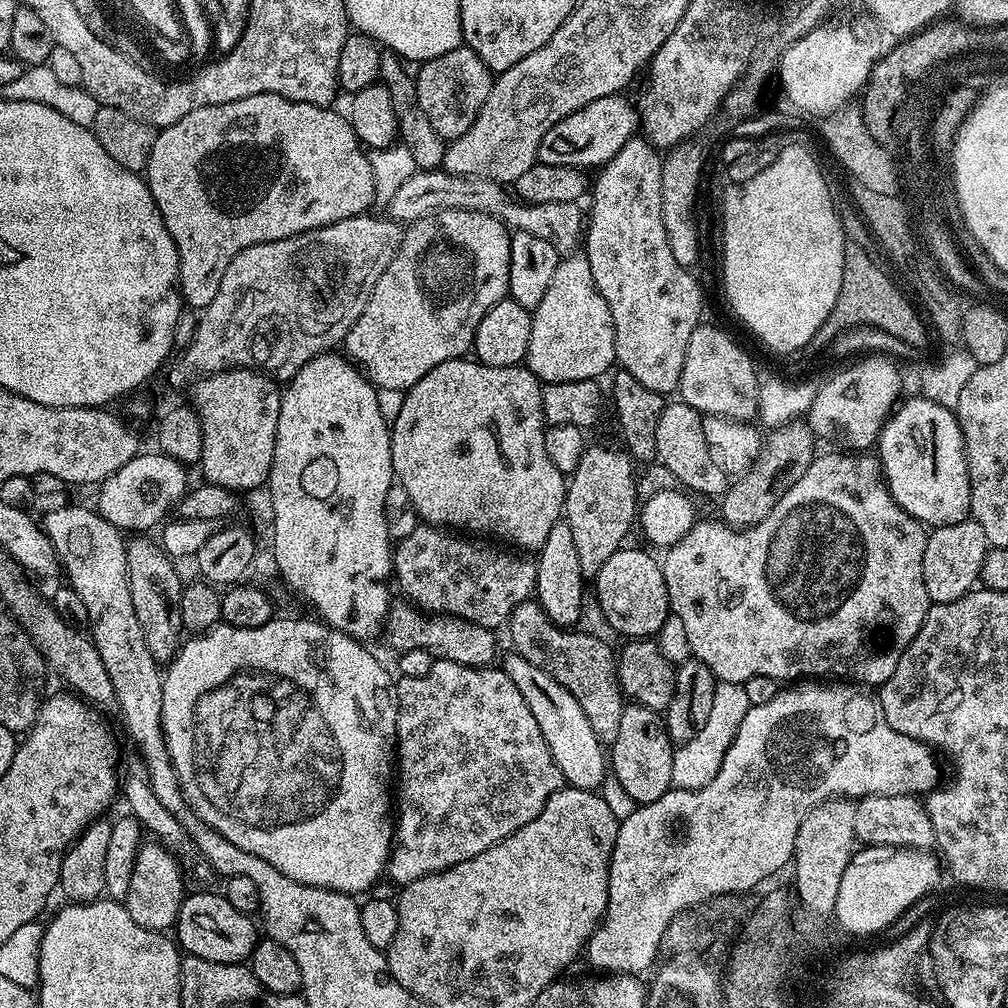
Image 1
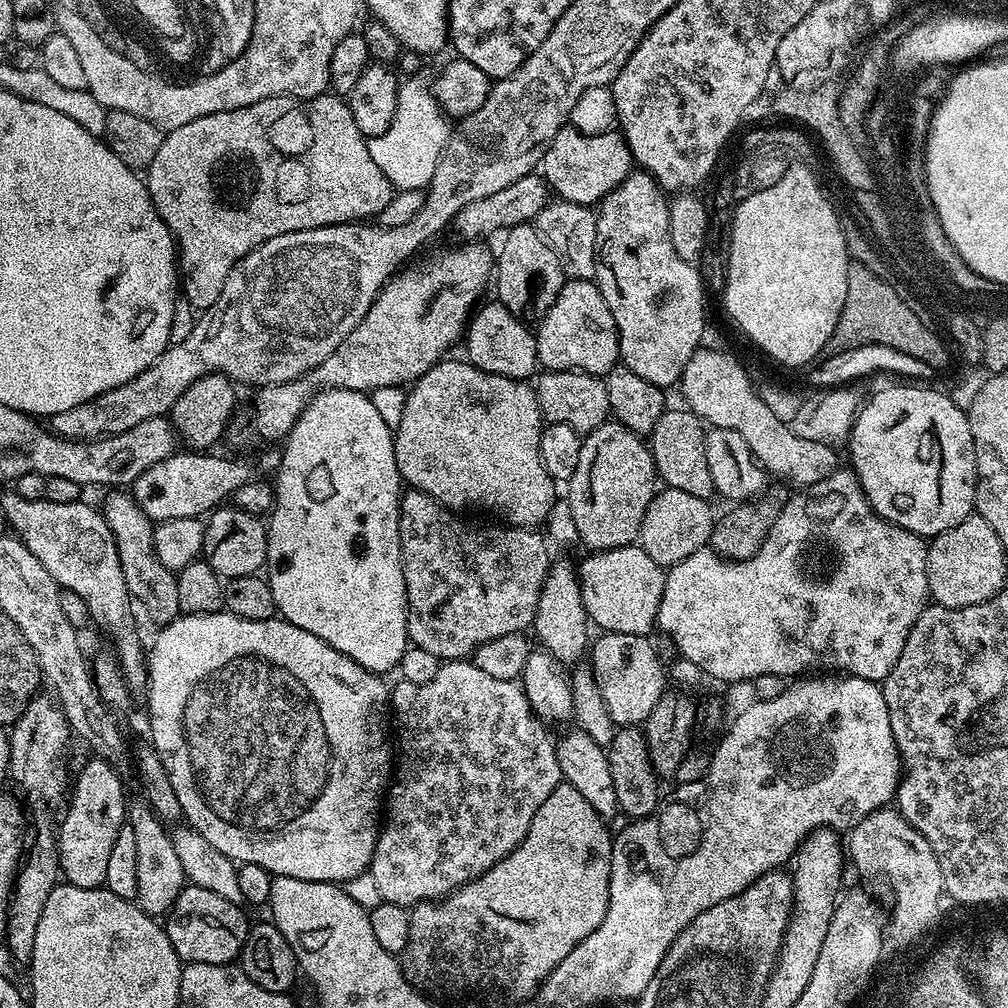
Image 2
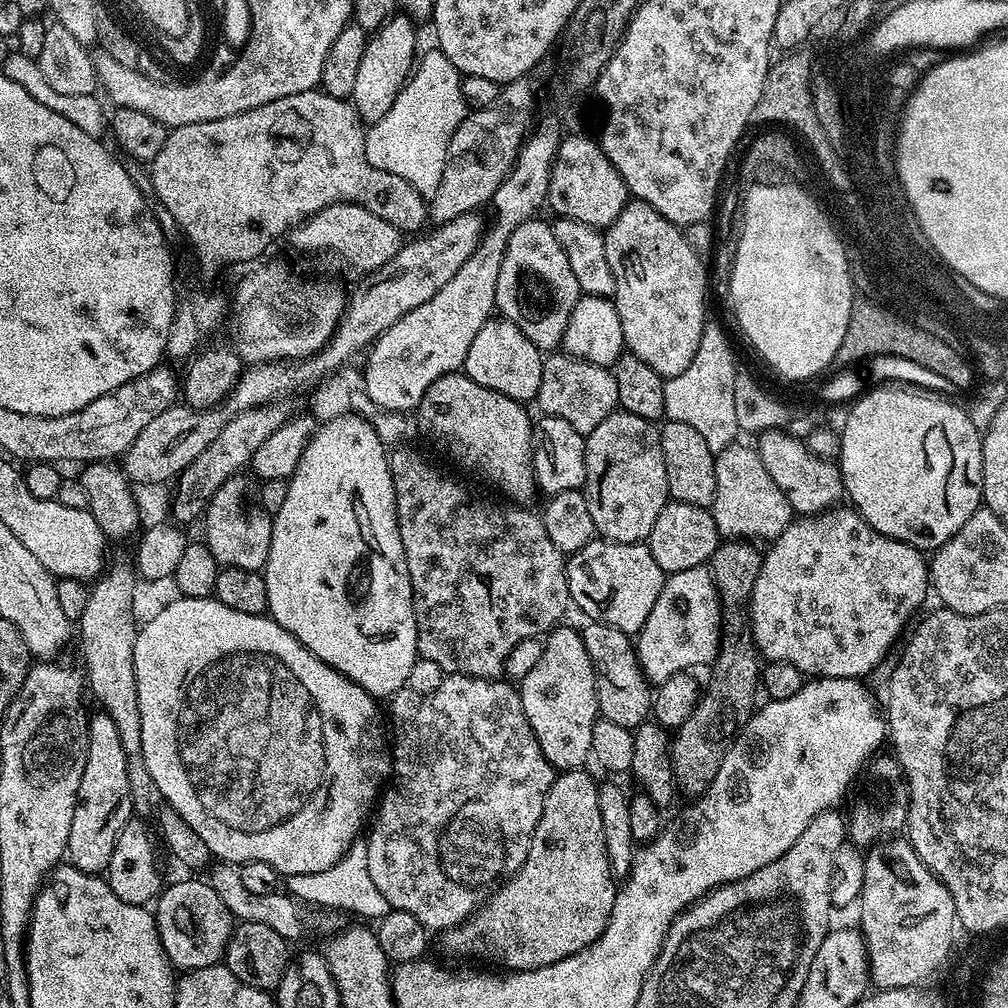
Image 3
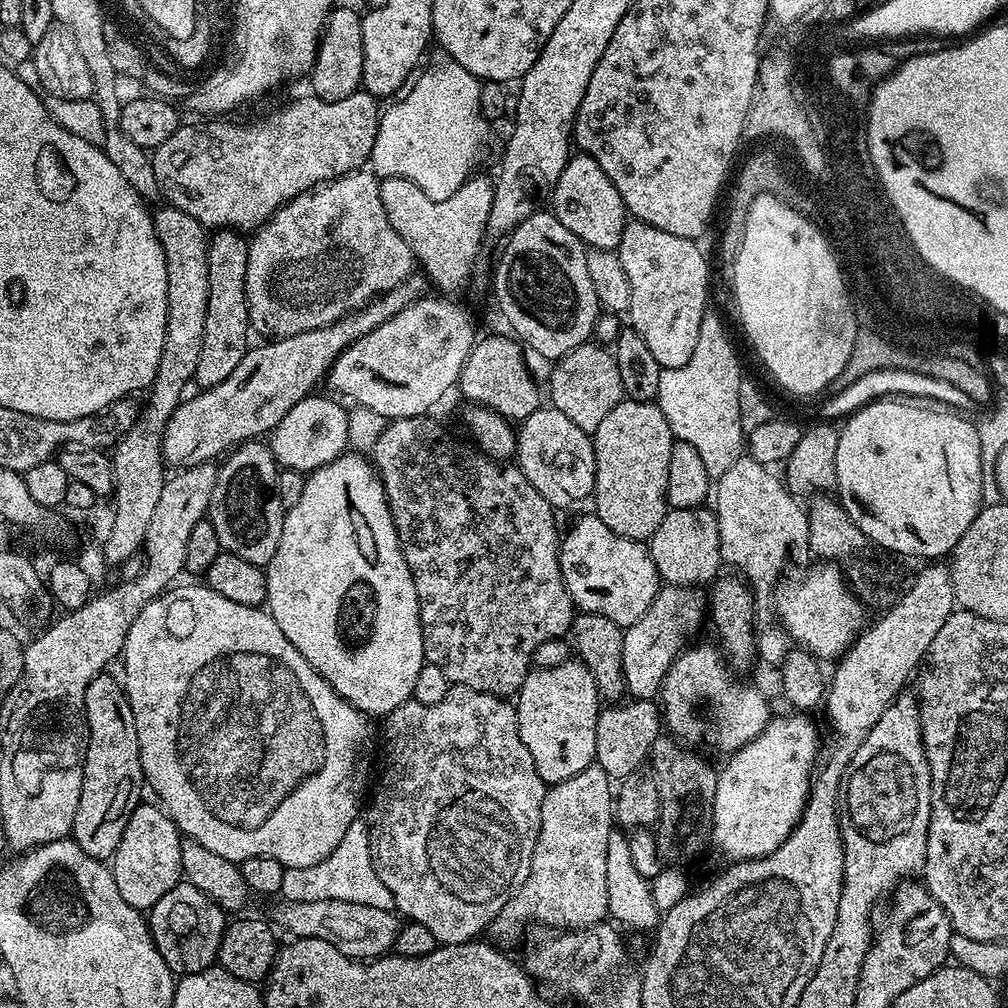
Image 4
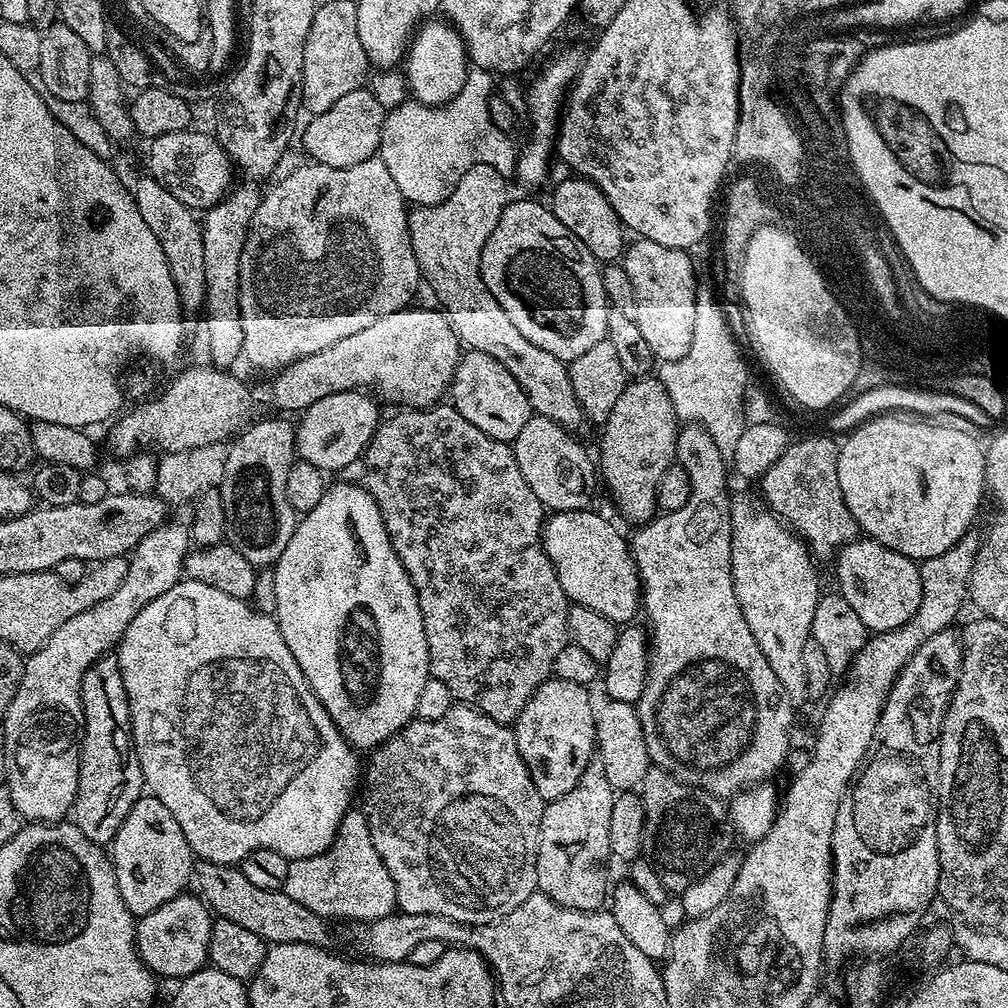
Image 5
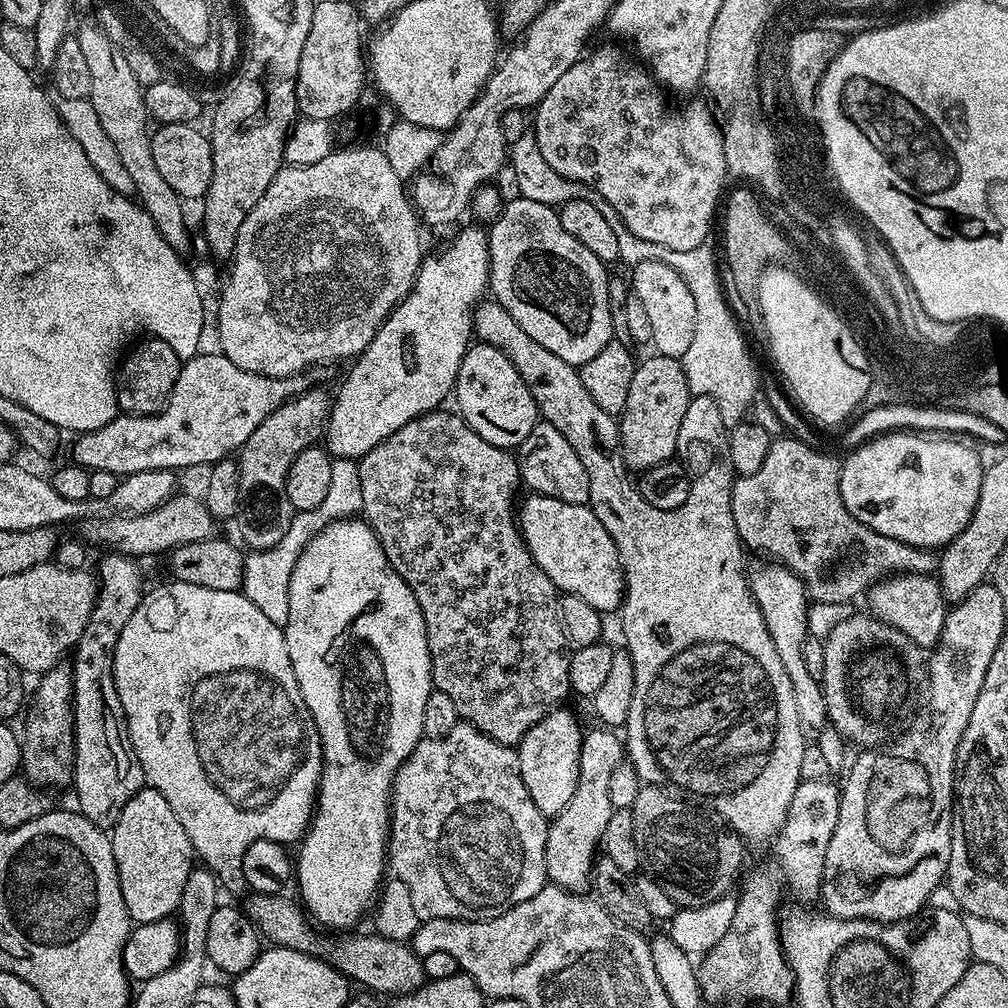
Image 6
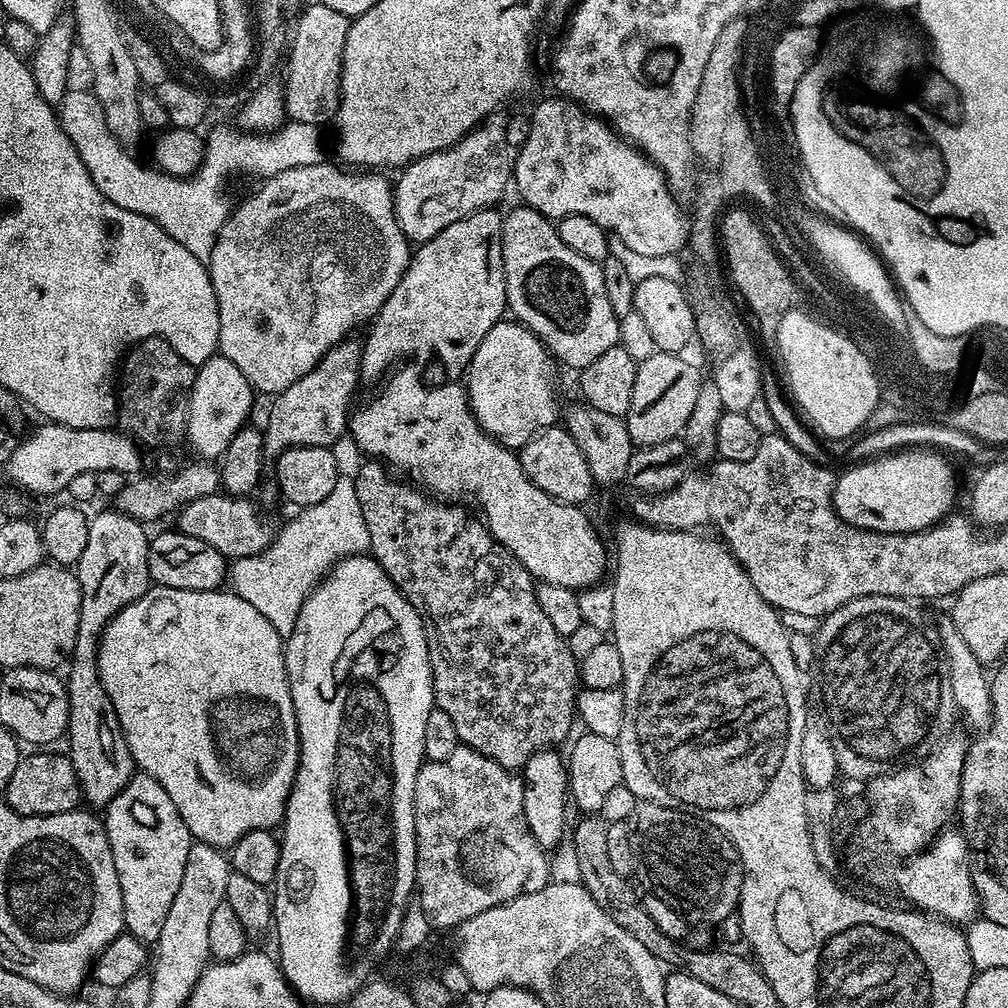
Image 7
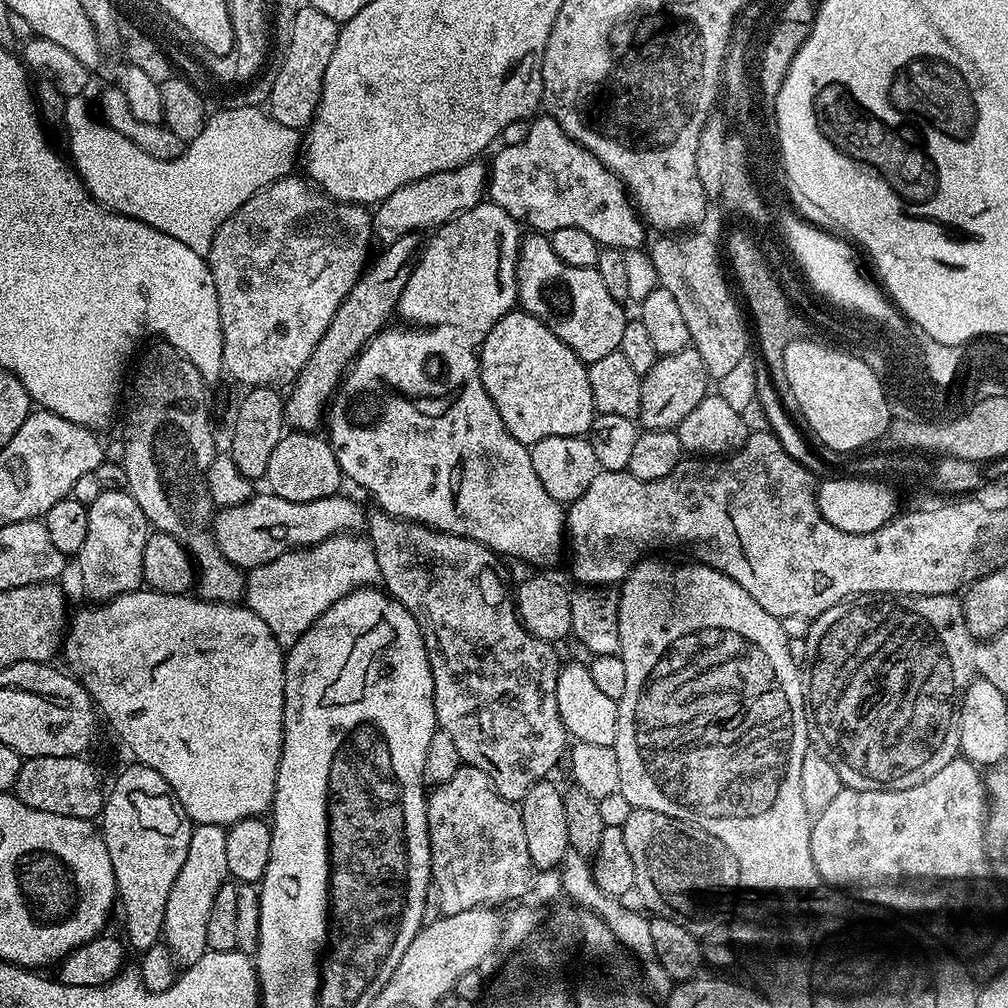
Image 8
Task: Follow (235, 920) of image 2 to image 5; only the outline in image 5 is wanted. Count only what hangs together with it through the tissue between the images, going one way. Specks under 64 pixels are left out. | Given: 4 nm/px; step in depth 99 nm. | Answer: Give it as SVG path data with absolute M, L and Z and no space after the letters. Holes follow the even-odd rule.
M181 894L162 902L158 910L136 920L136 948L153 976L169 976L173 982L184 980L209 963L210 930L214 916L207 904L195 894Z

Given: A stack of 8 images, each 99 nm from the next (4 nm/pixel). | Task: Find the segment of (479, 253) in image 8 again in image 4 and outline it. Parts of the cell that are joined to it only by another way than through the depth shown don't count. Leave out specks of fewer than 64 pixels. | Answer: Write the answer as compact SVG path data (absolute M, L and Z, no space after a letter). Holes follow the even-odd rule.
M313 394L302 398L302 402L298 402L298 406L289 410L286 413L286 418L282 418L282 422L278 422L278 426L274 426L267 437L268 449L274 454L277 465L281 469L293 468L307 474L334 462L339 456L345 455L346 449L349 447L348 408L345 405L340 405L339 399L336 399L337 401L327 400L326 397L320 395Z

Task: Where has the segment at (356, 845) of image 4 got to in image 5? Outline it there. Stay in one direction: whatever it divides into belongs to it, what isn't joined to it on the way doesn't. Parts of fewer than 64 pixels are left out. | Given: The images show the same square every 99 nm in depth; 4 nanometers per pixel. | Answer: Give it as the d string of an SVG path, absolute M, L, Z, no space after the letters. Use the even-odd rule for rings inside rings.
M351 808L343 816L342 822L336 831L336 838L328 851L322 855L314 855L310 858L300 858L289 861L286 872L286 882L281 891L289 895L294 902L301 903L306 909L313 911L319 916L334 920L339 912L350 914L354 920L361 923L372 923L378 918L393 915L398 908L397 887L390 872L378 857L374 849L373 839L370 838L368 817L358 808Z

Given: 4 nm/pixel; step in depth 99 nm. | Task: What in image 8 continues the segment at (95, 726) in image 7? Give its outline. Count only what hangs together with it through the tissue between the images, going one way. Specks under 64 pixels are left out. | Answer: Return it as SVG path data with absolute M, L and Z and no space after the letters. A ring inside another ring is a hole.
M105 491L94 498L88 507L86 540L78 560L80 560L80 584L92 602L107 602L116 596L137 591L144 584L142 570L142 550L150 535L150 525L142 506L134 502L132 493L125 491Z

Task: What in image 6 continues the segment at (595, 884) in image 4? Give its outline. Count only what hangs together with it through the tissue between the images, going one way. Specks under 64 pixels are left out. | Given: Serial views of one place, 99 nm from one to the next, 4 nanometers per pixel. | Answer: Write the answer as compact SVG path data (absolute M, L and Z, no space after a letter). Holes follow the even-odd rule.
M595 726L584 732L578 758L579 782L574 786L574 798L566 802L566 810L551 817L546 834L546 874L557 888L577 894L588 888L593 879L593 863L597 859L600 839L614 811L610 802L610 777L626 756L624 741L613 729Z

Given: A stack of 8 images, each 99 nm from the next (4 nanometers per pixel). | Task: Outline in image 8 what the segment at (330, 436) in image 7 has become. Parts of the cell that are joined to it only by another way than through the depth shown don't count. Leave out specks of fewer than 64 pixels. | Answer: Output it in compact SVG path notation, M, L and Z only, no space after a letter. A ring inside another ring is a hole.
M407 232L383 249L380 257L367 265L363 275L356 280L355 286L346 294L342 306L330 318L330 326L326 326L326 334L314 346L314 354L306 362L291 385L284 401L284 419L295 431L316 432L325 423L326 409L336 389L353 360L373 340L379 332L389 327L391 316L397 315L396 307L400 301L402 290L406 290L406 282L412 273L422 251L421 237L415 232Z

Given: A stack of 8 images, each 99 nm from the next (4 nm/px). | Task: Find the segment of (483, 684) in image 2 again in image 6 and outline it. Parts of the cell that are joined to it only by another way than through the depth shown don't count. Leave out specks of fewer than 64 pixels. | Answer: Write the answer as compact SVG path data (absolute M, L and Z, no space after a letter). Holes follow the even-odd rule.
M461 722L440 740L421 738L418 746L410 754L410 758L398 770L392 807L390 809L390 868L395 879L401 880L410 890L411 901L414 902L415 913L420 922L434 918L450 918L451 920L489 920L500 916L506 910L518 906L518 902L526 902L538 894L546 886L546 834L548 833L549 817L543 816L534 806L534 798L530 798L530 790L526 782L522 782L518 751L515 747L494 742L482 730L474 725Z

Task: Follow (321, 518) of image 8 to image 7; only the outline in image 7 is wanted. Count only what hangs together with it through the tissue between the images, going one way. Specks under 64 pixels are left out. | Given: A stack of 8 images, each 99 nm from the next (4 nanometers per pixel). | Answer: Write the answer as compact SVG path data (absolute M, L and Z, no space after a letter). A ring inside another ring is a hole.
M217 494L206 498L194 498L194 502L184 505L179 509L179 531L190 534L190 538L199 538L214 546L214 550L221 552L225 558L237 560L243 556L253 556L266 550L272 543L274 527L251 504L251 499L243 496L229 496Z

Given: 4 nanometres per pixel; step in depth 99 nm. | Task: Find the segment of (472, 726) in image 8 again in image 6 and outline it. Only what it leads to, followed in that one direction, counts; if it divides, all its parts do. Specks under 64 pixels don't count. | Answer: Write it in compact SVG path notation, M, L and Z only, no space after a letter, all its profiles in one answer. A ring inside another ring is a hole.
M444 411L428 412L425 416L406 422L406 426L390 434L390 438L378 442L374 450L360 457L360 469L356 476L362 478L362 516L378 538L390 566L398 570L406 586L410 586L414 598L418 598L418 606L426 622L426 638L432 655L432 682L435 691L446 694L453 700L461 721L482 730L487 736L494 738L494 742L516 746L547 712L553 712L555 708L561 707L565 703L564 699L570 696L572 652L560 625L558 589L554 582L550 582L550 578L546 578L546 574L542 574L538 562L534 562L518 527L518 512L514 505L517 503L516 491L521 491L522 488L519 459L509 449L499 448L483 440L455 411Z

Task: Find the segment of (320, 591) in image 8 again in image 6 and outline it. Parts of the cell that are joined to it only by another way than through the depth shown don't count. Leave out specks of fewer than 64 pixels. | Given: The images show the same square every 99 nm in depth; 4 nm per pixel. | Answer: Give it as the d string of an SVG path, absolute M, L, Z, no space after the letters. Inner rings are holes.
M344 462L332 463L330 466L332 485L339 485L340 480L349 476L351 477L352 488L340 492L333 487L326 493L326 498L322 498L322 506L314 506L314 510L296 512L293 515L290 530L286 530L286 534L282 534L282 542L278 542L278 546L270 546L266 550L258 550L257 552L249 551L245 555L244 569L242 570L244 597L250 602L254 602L254 606L258 606L258 610L262 610L262 614L266 614L266 618L270 618L270 622L281 626L286 622L288 617L288 583L290 582L290 574L294 574L294 566L298 562L302 550L326 525L333 524L335 520L347 520L355 517L361 511L362 478L356 476L359 469L360 465L356 462L349 464Z

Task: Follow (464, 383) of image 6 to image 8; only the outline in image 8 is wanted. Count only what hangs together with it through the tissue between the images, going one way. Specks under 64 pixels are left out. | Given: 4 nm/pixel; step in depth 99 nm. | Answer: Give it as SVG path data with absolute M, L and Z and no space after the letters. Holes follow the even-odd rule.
M523 310L507 312L484 337L481 348L478 348L480 361L480 377L482 386L486 386L486 394L498 406L498 414L502 414L502 422L506 430L518 442L534 445L542 438L555 436L587 437L592 430L592 424L597 418L594 406L594 394L588 377L588 365L570 350L558 334L554 334L538 318Z

